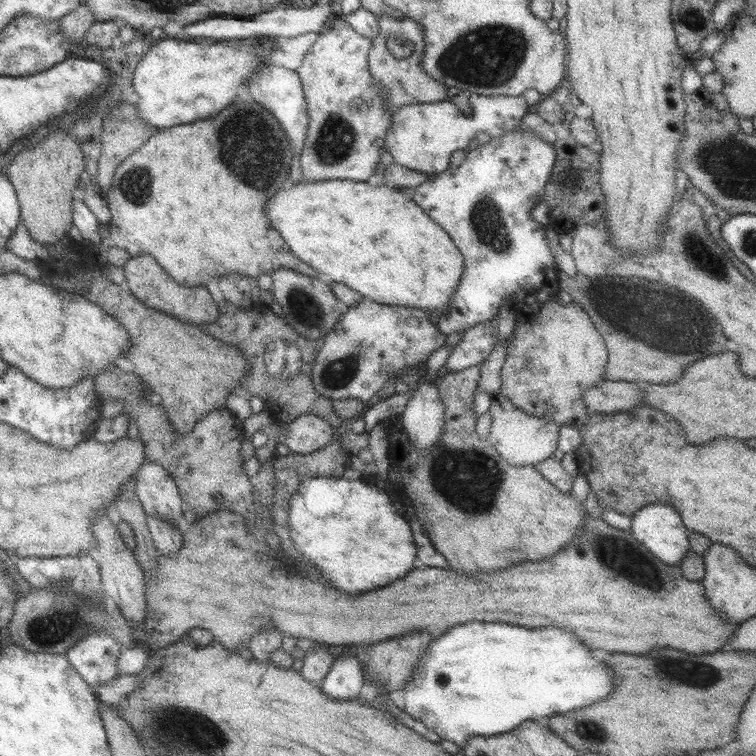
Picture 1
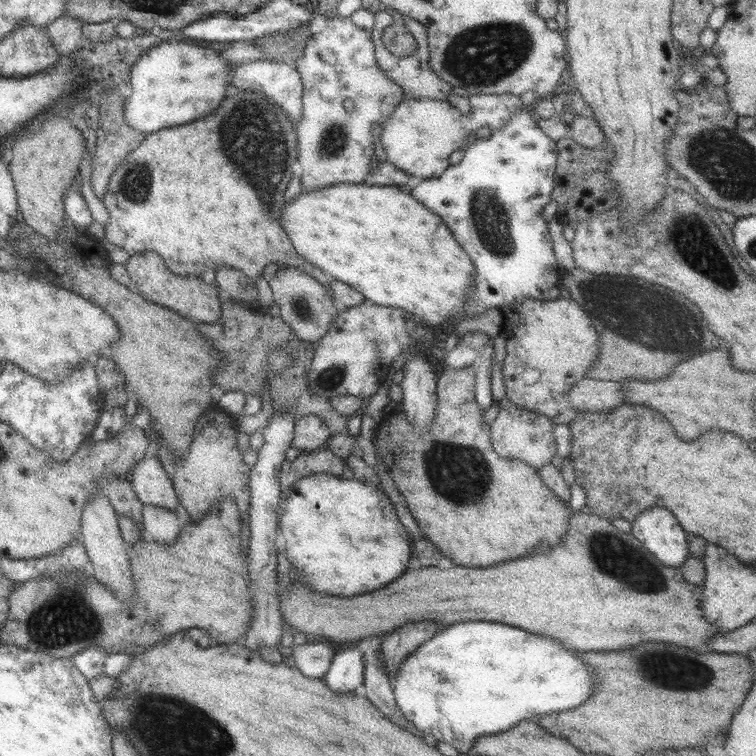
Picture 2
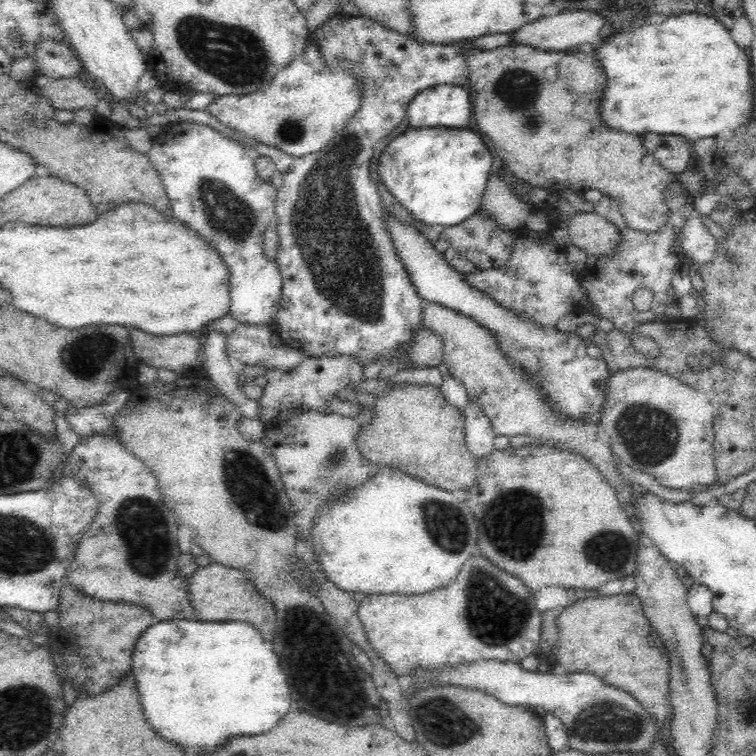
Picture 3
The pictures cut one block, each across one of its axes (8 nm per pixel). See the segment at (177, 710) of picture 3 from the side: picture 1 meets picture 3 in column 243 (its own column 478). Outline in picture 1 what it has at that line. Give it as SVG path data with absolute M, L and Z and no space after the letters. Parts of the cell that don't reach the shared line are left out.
M467 622L453 626L429 642L413 675L400 690L403 692L403 712L433 730L441 740L449 740L461 748L469 736L498 735L531 718L545 720L553 714L583 708L605 698L611 686L613 676L607 674L603 662L599 662L597 670L597 658L591 658L591 650L583 648L583 644L565 630L529 630L503 622Z

